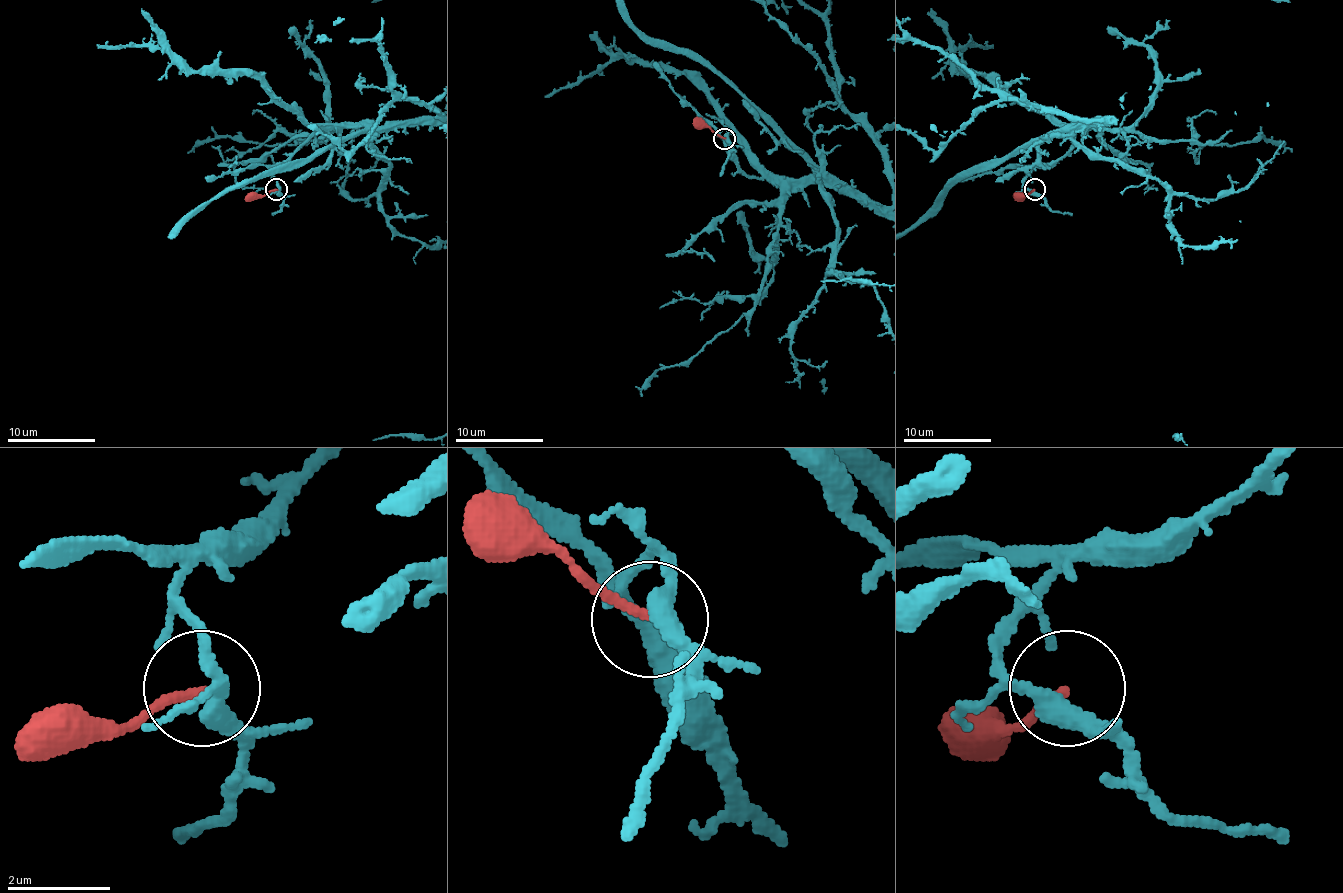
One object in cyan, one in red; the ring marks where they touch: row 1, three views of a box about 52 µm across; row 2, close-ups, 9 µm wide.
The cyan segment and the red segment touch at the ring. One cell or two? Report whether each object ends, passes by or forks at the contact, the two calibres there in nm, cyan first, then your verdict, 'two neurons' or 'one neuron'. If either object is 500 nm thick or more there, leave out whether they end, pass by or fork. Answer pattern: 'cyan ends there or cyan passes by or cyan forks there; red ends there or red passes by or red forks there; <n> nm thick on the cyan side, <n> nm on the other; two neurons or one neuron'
cyan passes by; red ends there; 360 nm thick on the cyan side, 160 nm on the other; two neurons

